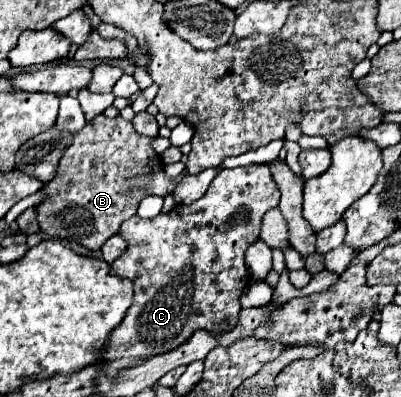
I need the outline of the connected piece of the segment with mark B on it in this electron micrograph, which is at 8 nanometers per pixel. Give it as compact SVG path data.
M100 115L74 135L72 147L60 159L56 179L42 191L48 193L48 199L36 207L40 229L54 239L76 241L96 251L118 233L120 223L136 215L144 197L164 197L174 191L174 183L166 179L164 165L152 149L152 139L136 133L134 125L120 115L116 119Z

